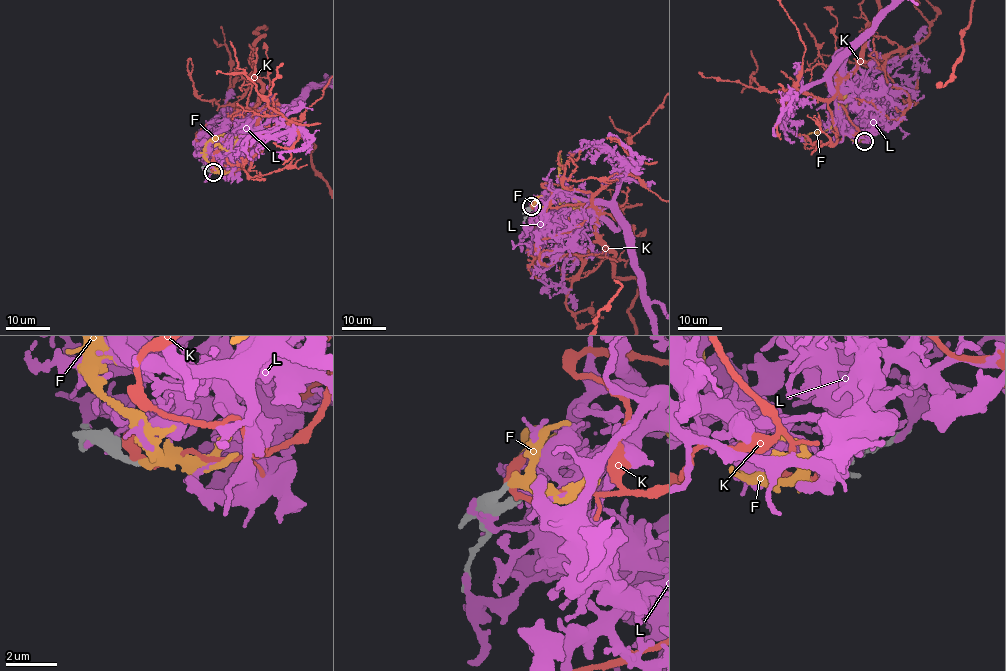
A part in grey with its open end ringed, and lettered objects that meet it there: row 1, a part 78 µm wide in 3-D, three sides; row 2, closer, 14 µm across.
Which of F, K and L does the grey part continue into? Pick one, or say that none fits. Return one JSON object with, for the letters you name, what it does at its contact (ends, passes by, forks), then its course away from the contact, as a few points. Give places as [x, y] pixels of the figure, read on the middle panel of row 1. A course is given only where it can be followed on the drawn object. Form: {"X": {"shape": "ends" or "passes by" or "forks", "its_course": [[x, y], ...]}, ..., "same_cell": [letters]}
{"F": {"shape": "ends"}, "same_cell": ["F"]}

